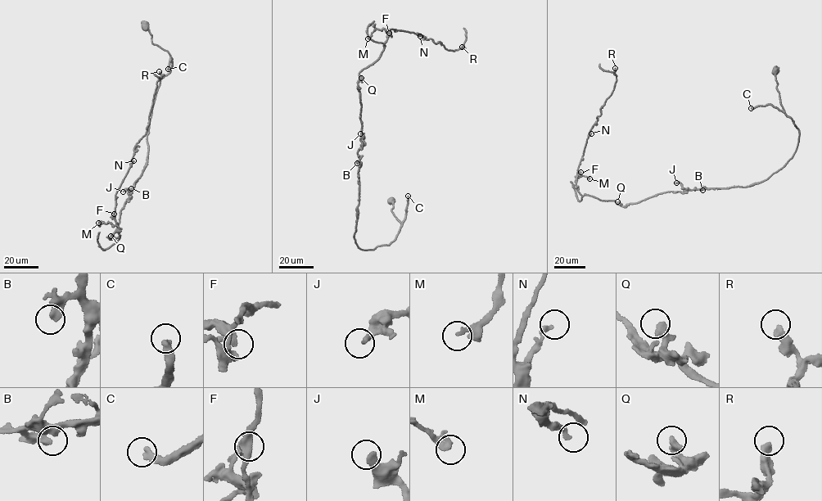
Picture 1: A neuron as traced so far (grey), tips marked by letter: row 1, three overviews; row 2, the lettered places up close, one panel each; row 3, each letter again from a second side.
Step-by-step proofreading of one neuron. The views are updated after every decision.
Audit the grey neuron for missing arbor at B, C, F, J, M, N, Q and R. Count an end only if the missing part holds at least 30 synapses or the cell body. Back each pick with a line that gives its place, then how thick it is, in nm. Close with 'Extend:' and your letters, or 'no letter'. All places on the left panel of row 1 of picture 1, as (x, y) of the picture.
C: Place: (168, 69). Thickness 360 nm
Extend: C

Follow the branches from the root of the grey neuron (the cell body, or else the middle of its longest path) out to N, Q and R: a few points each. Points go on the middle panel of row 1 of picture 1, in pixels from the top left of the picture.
N: (390, 200), (401, 225), (395, 239), (359, 248), (359, 73), (378, 59), (390, 29), (420, 36)
Q: (390, 200), (401, 225), (395, 239), (372, 250), (359, 248), (354, 236), (361, 78)
R: (390, 200), (395, 239), (359, 248), (359, 73), (378, 59), (390, 29), (462, 47)

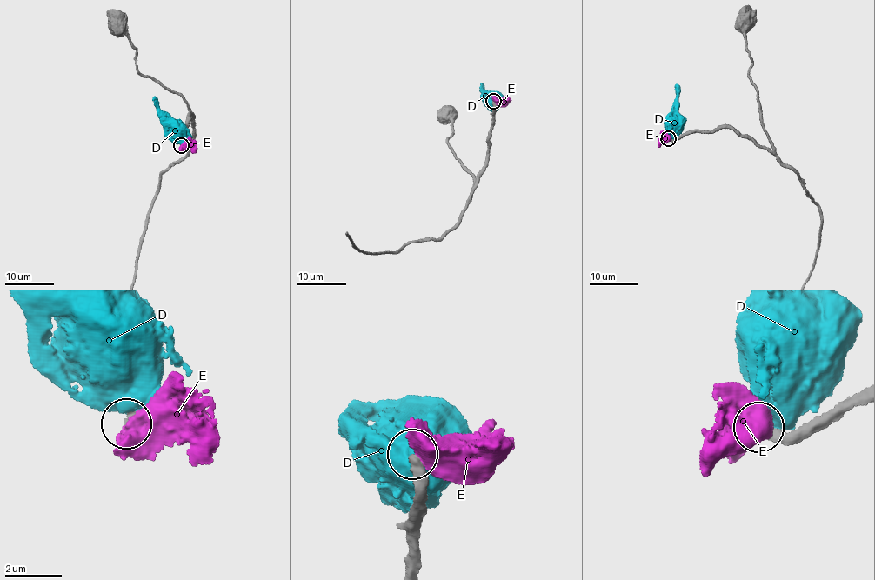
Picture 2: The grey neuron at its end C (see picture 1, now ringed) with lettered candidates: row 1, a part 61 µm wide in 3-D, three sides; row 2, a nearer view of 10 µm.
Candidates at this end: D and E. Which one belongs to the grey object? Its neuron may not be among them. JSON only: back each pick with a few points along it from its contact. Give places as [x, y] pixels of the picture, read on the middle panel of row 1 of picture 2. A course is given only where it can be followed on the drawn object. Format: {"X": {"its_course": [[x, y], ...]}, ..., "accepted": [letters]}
{"accepted": []}

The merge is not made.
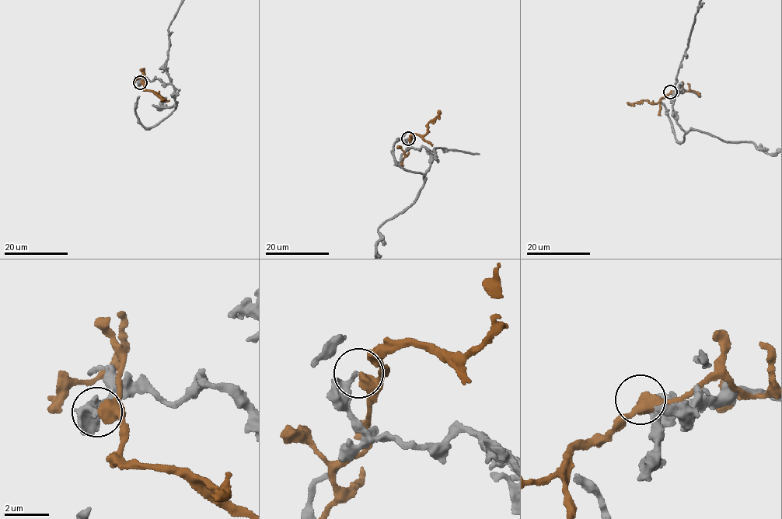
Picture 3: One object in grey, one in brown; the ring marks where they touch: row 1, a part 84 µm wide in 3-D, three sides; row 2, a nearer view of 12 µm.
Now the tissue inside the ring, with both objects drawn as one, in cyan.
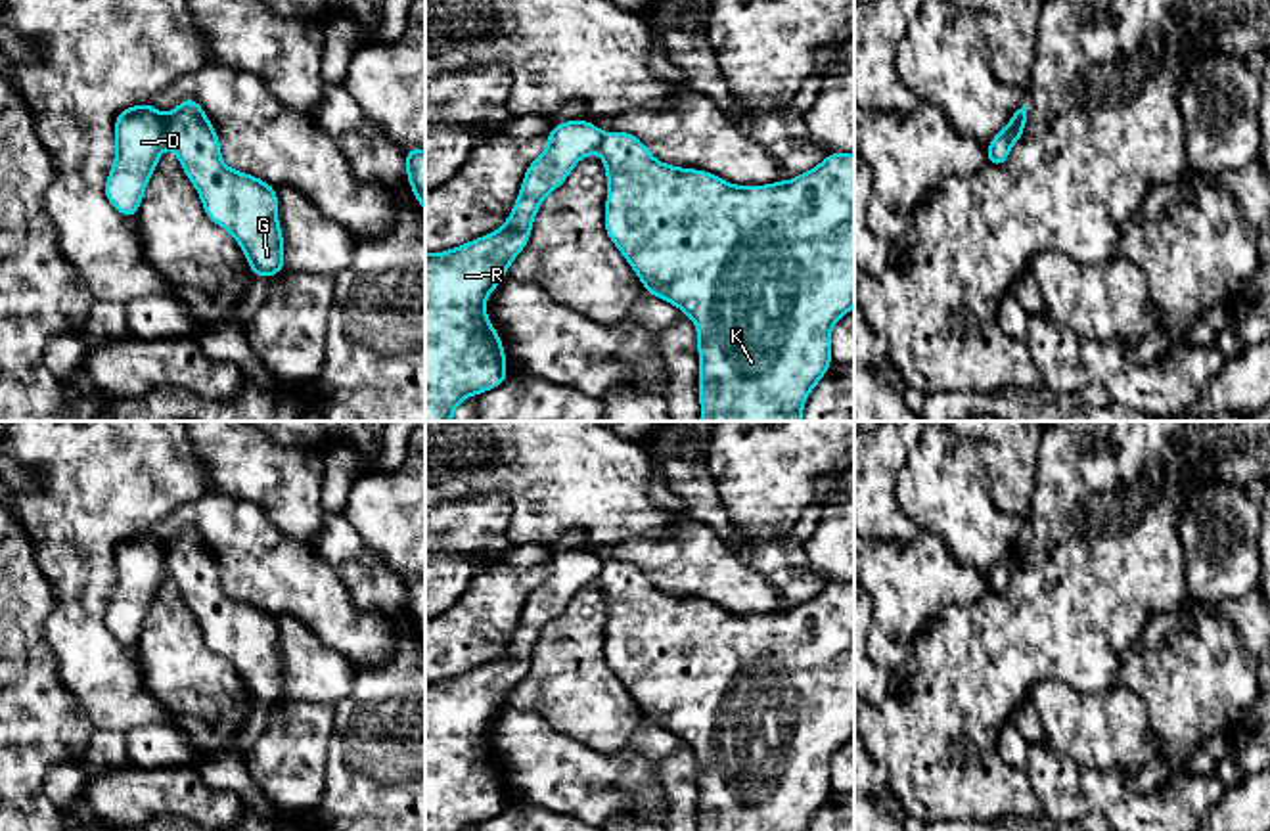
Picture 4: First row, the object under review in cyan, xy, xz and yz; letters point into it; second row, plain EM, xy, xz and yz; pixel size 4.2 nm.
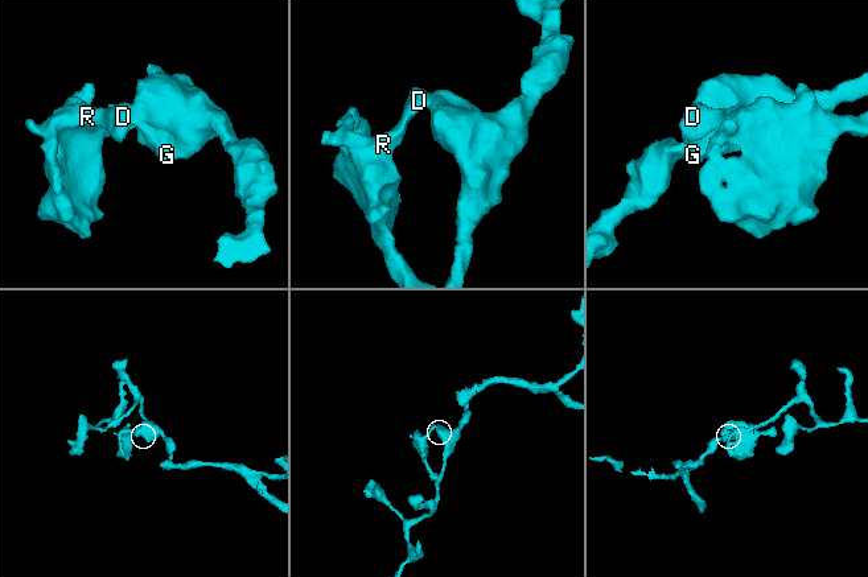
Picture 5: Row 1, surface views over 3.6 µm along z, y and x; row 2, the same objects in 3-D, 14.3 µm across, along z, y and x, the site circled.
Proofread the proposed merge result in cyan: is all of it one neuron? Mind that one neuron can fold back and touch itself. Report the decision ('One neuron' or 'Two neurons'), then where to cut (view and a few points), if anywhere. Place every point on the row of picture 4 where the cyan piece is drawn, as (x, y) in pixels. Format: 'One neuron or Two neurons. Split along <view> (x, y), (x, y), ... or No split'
Two neurons. Split along xy (163, 117), (169, 144)

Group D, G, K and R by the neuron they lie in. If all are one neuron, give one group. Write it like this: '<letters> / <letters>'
D R / G K

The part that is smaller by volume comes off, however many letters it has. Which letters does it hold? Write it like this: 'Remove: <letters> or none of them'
Remove: D, R

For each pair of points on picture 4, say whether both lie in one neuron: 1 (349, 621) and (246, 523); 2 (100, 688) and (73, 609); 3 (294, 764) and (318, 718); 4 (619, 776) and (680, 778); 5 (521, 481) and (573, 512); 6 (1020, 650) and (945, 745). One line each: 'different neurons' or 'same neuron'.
1: same neuron
2: same neuron
3: same neuron
4: different neurons
5: same neuron
6: same neuron

